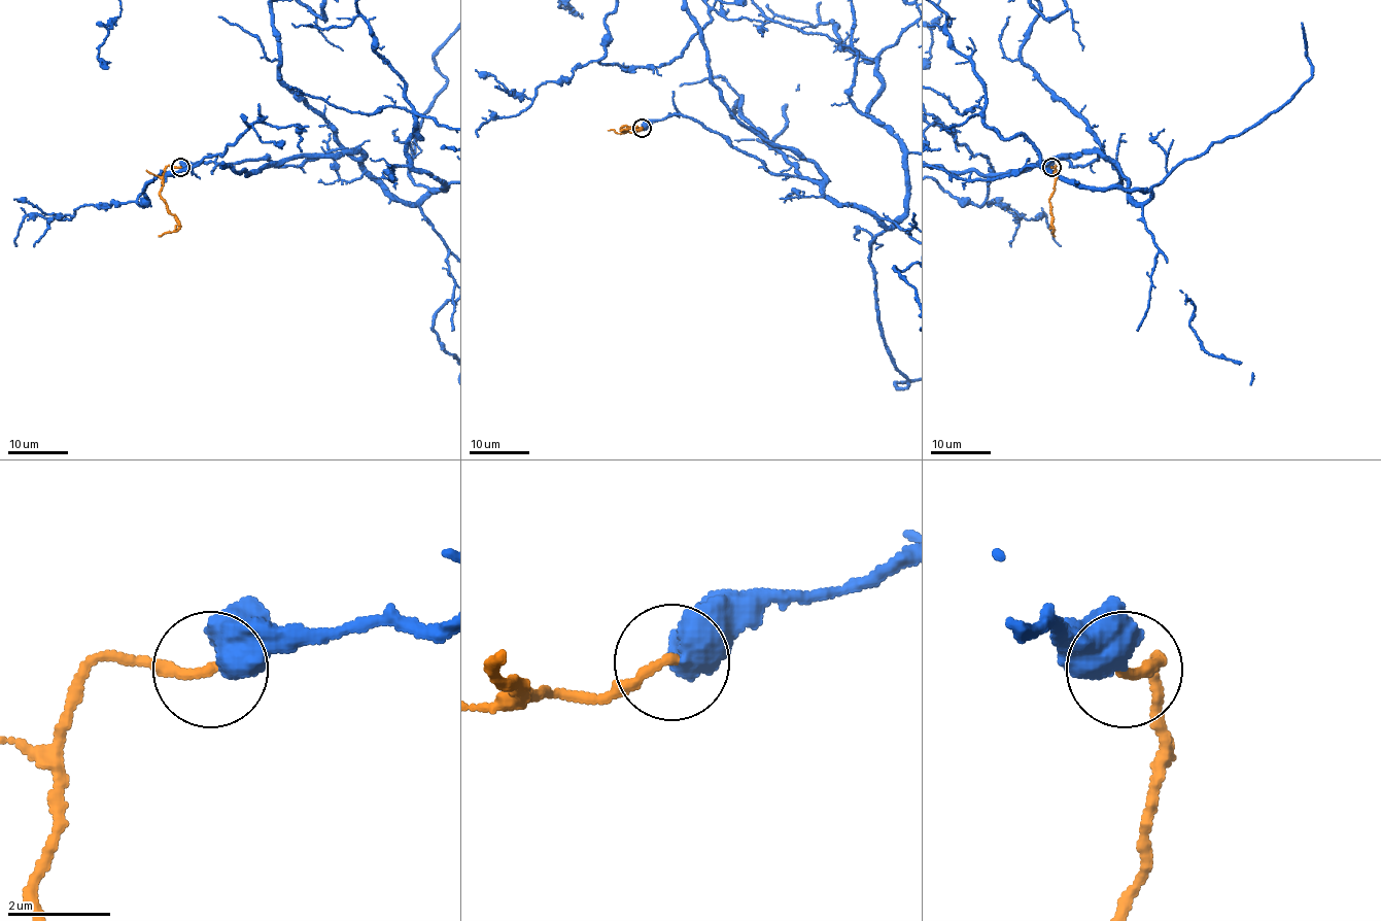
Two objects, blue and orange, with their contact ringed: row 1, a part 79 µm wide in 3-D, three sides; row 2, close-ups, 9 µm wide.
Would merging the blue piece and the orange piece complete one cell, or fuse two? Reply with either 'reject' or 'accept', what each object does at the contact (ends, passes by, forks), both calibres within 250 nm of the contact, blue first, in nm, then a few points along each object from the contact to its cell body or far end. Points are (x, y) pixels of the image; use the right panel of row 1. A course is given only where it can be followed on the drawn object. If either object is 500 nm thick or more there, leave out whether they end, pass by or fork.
accept; calibres 650 and 190 nm; course orange (1051, 167), (1056, 165), (1049, 200), (1055, 236)

